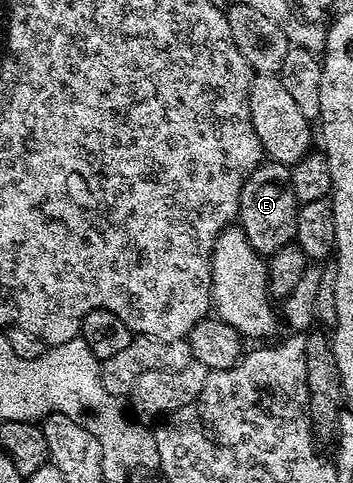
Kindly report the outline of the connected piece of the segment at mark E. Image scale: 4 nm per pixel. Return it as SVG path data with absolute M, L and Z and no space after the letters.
M265 161L244 182L242 194L239 195L237 219L256 252L271 254L293 243L296 239L298 212L299 203L292 188L291 169L287 165Z

